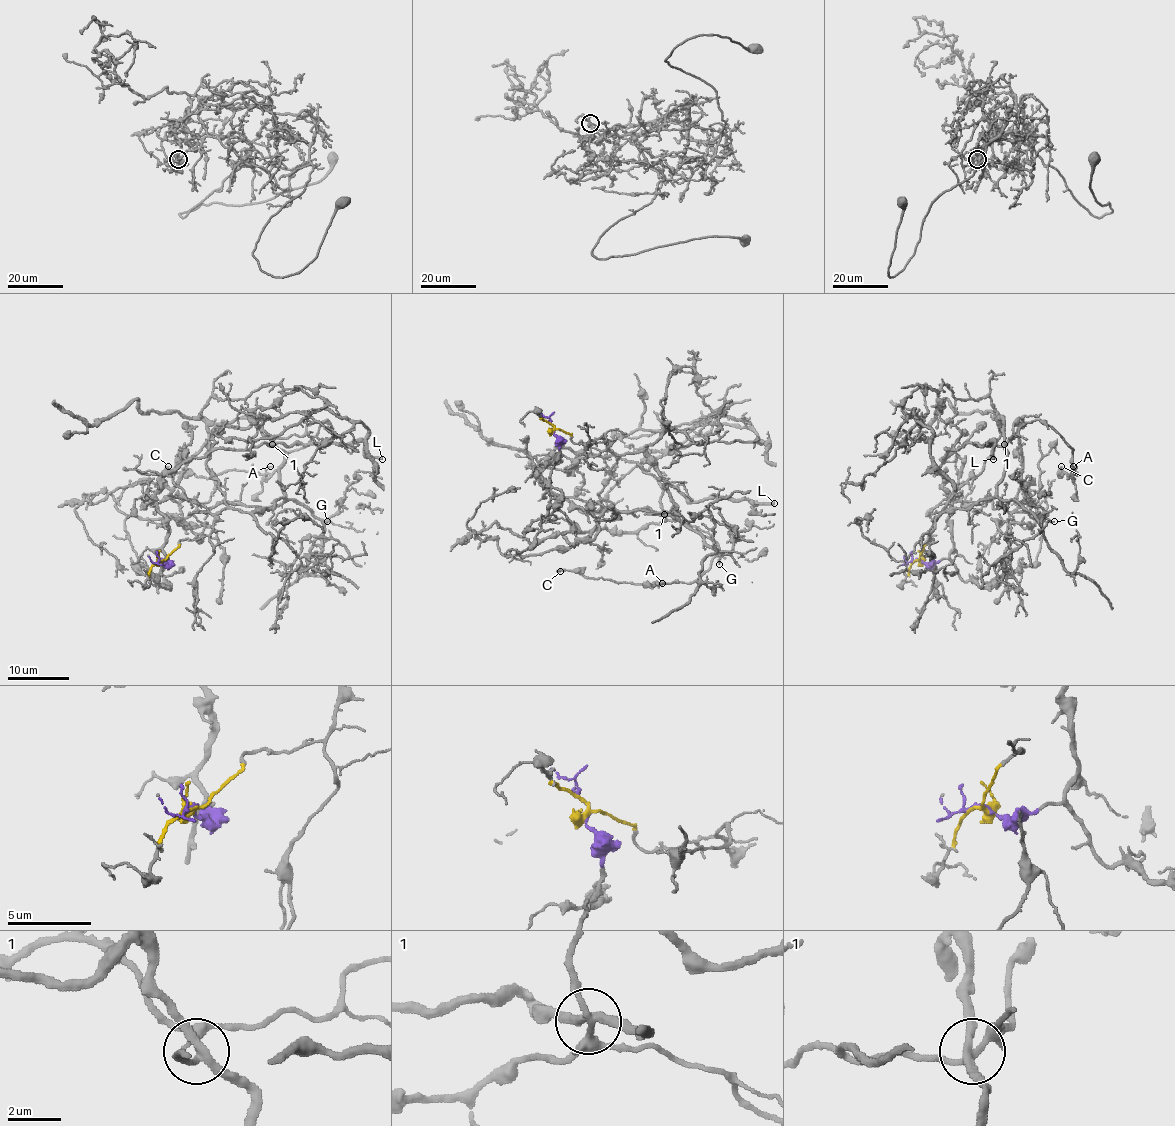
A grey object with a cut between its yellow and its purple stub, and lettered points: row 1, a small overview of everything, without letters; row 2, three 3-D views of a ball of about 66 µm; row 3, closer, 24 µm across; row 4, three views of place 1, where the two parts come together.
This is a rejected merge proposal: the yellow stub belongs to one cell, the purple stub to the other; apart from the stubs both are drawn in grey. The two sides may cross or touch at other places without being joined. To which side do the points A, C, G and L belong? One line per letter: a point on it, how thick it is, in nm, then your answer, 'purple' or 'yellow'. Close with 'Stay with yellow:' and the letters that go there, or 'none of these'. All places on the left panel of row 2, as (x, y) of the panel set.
A: (270, 466) | 130 nm | purple
C: (168, 466) | 130 nm | purple
G: (327, 521) | 110 nm | yellow
L: (382, 459) | 320 nm | purple
Stay with yellow: G

